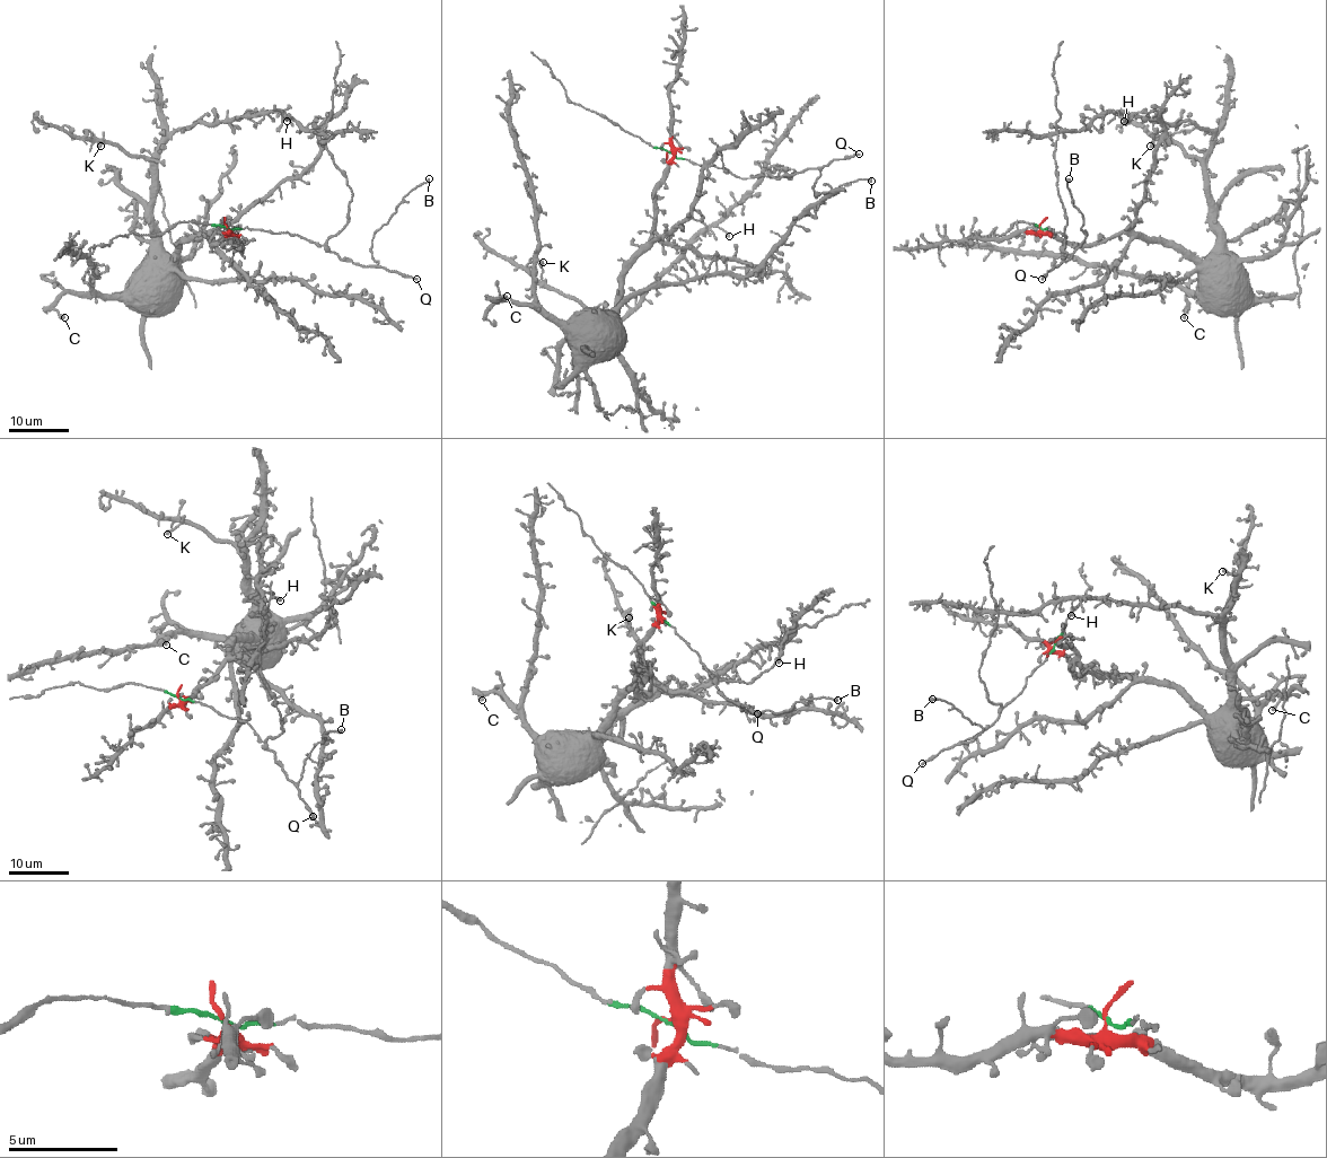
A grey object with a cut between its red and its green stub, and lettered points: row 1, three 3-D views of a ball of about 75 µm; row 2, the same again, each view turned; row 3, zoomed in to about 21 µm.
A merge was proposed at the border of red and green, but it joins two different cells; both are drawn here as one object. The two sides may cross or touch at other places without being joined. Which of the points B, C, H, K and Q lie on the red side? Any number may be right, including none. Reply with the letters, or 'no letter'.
C, H, K

